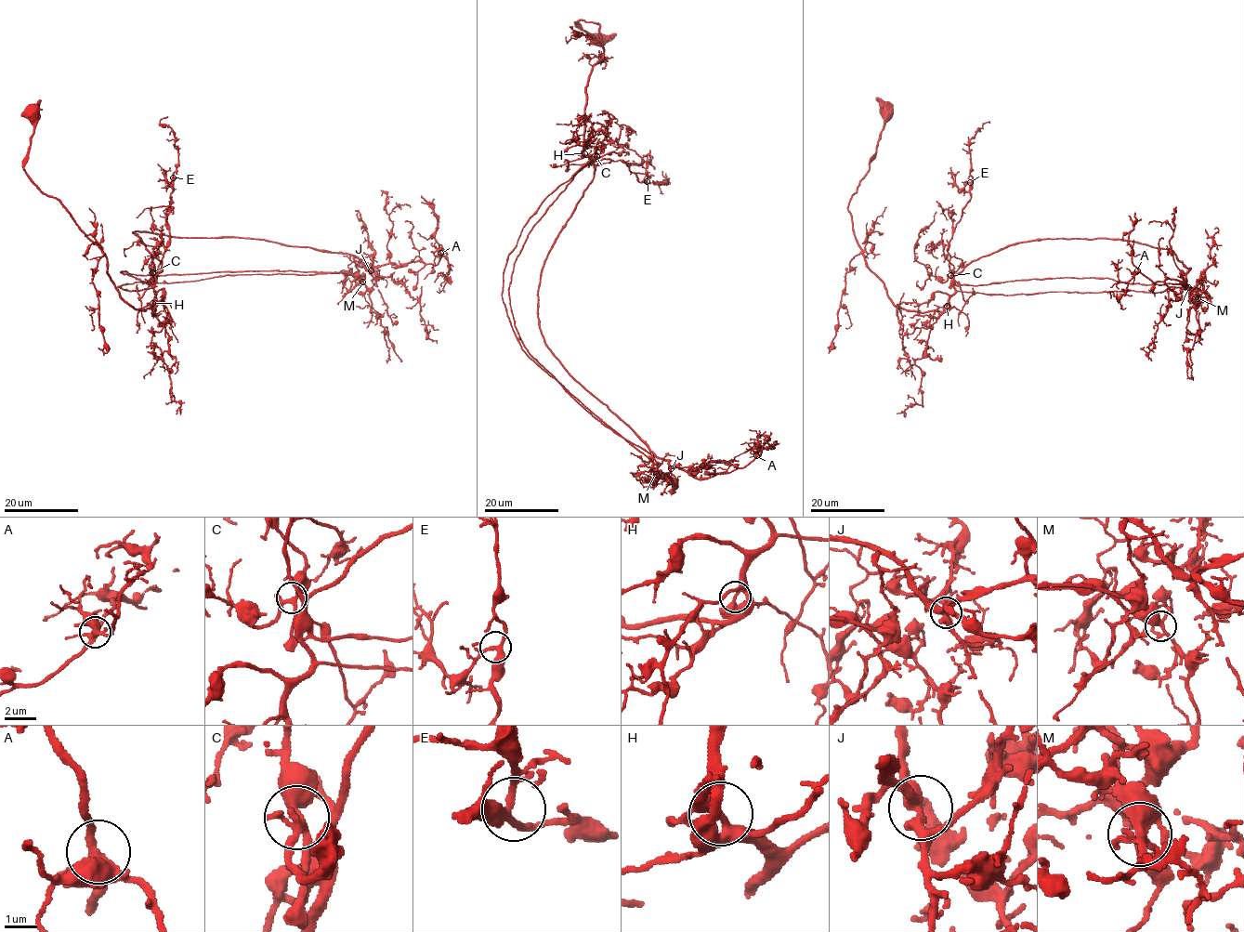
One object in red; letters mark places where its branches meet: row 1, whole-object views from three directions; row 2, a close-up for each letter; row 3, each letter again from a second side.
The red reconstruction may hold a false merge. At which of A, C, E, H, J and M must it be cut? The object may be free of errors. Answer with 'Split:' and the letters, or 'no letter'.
Split: no letter

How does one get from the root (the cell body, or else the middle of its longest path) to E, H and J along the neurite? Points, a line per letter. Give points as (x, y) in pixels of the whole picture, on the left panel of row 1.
E: (32, 113), (24, 170), (103, 252), (114, 287), (137, 309), (153, 299), (173, 177)
H: (32, 113), (24, 170), (103, 252), (124, 300), (144, 310), (152, 302)
J: (32, 113), (24, 170), (135, 308), (151, 308), (156, 272), (136, 230), (263, 239), (371, 270)

